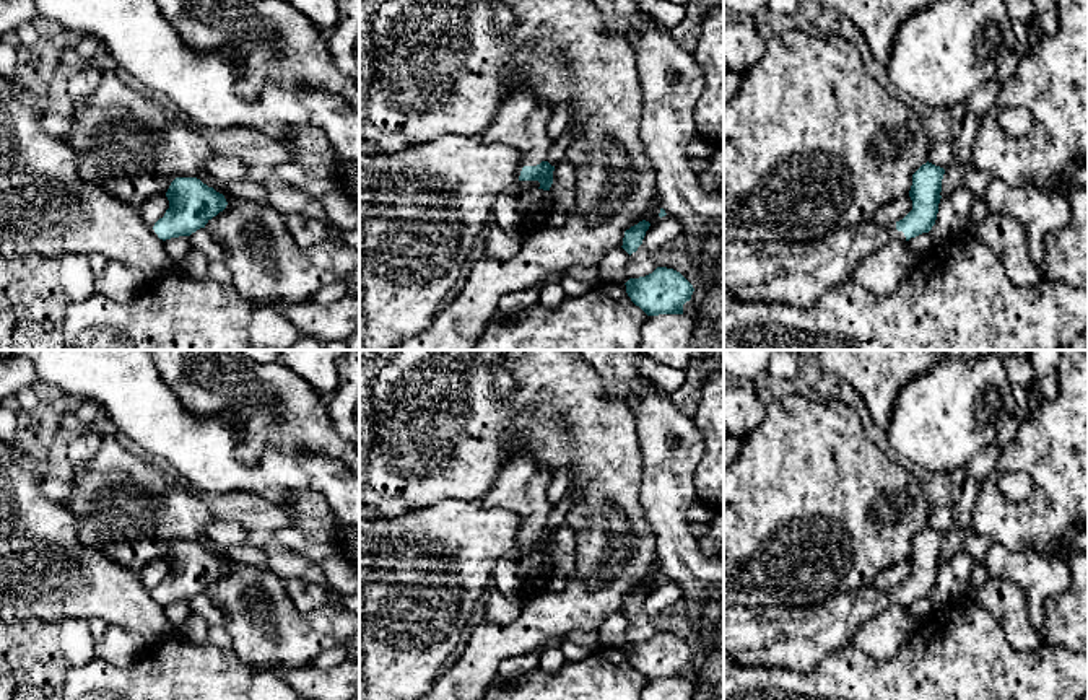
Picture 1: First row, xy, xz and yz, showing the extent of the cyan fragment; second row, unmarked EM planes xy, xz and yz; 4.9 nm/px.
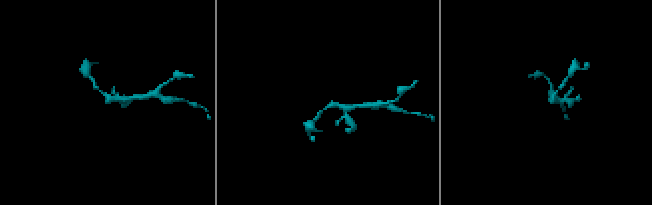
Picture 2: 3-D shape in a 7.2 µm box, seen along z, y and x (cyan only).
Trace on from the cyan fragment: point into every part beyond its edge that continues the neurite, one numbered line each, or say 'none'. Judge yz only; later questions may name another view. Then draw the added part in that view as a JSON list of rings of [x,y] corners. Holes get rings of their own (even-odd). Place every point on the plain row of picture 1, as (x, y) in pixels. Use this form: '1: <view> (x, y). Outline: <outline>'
1: yz (776, 637). Outline: [[[872,584],[844,591],[820,606],[729,606],[724,607],[724,654],[738,666],[808,672],[834,651],[852,645],[857,628],[891,606],[906,606],[896,588],[881,589]]]

